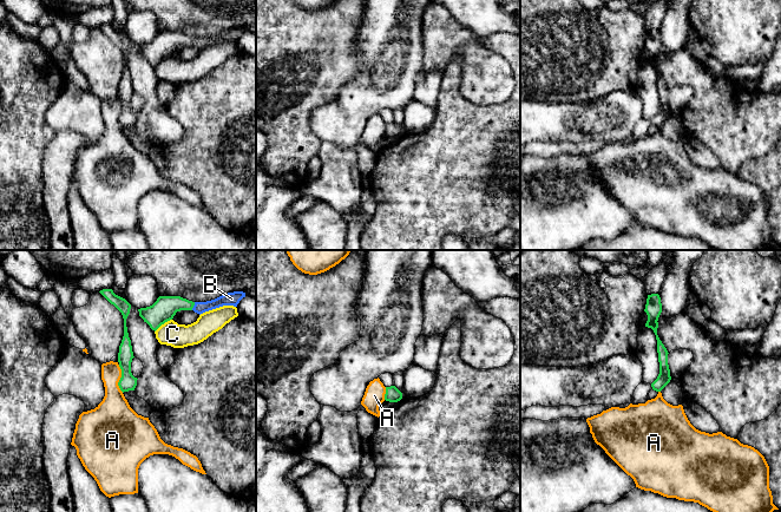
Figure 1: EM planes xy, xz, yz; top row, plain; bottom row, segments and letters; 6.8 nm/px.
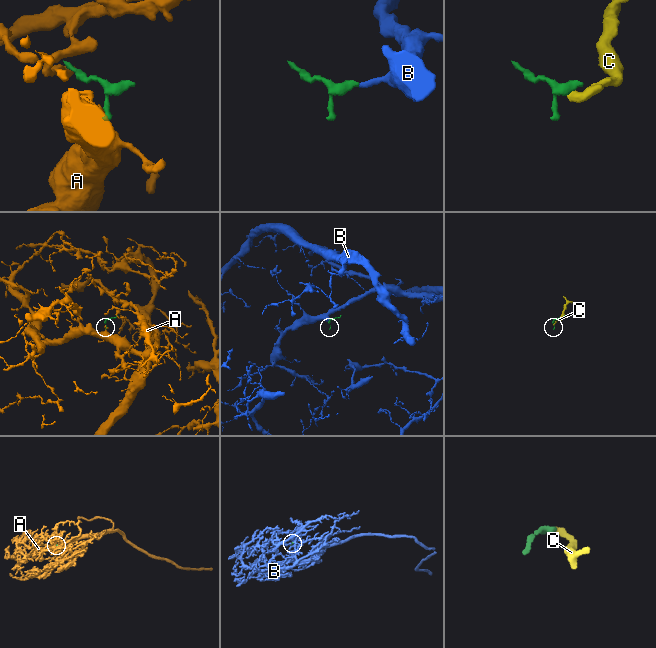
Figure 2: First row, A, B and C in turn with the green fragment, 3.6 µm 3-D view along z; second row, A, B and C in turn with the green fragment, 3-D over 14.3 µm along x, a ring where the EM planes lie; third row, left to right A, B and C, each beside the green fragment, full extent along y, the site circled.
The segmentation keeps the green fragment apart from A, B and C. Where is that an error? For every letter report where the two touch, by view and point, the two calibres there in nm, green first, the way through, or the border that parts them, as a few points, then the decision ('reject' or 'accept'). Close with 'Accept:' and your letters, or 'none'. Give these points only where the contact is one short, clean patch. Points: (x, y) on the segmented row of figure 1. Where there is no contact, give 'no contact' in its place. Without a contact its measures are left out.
A: meets green in xy at (120, 379); 110 nm thick on the green side, 240 nm on the other; border along xy (118, 365), (120, 369), (118, 387), (123, 392); reject
B: meets green in xy at (194, 304); 160 nm thick on the green side, 90 nm on the other; runs through xy (165, 307), (170, 304), (194, 304), (209, 306), (229, 299); accept
C: meets green in xy at (163, 323); 160 nm thick on the green side, 160 nm on the other; border along xy (171, 319), (165, 321), (155, 332); reject
Accept: B

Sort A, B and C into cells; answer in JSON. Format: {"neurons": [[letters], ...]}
{"neurons": [["A"], ["B"], ["C"]]}

